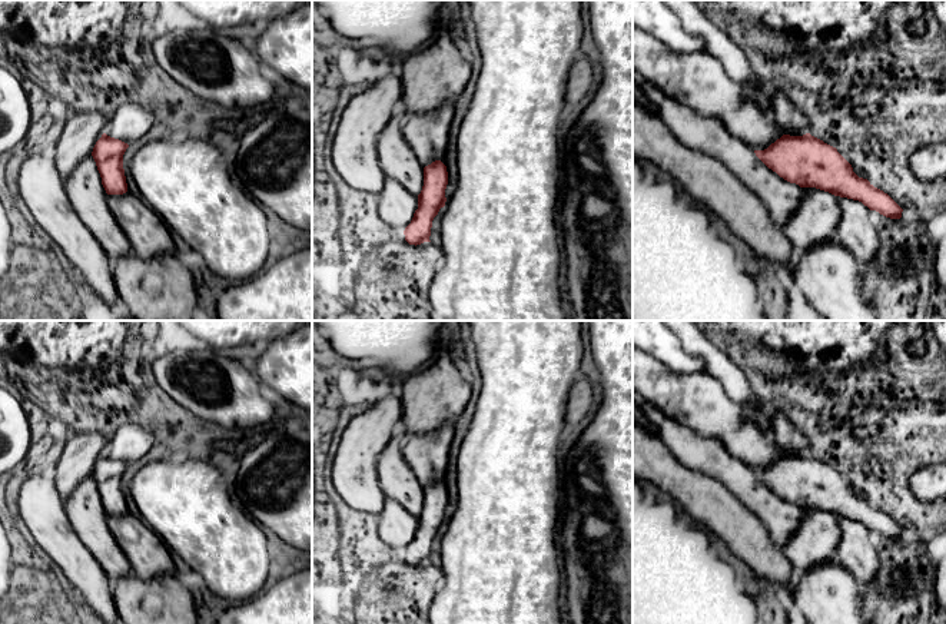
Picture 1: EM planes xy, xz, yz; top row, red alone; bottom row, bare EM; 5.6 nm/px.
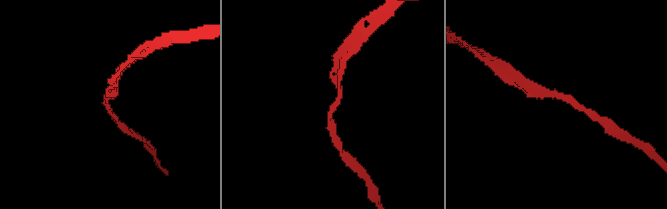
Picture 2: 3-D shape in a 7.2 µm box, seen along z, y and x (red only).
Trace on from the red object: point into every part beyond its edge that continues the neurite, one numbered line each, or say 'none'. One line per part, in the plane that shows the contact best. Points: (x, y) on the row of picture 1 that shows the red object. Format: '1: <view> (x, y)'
none

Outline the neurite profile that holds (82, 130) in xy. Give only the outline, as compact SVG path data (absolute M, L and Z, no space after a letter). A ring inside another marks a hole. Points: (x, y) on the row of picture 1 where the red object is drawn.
M97 110L70 112L54 147L56 166L63 177L89 155L104 133L107 120Z

